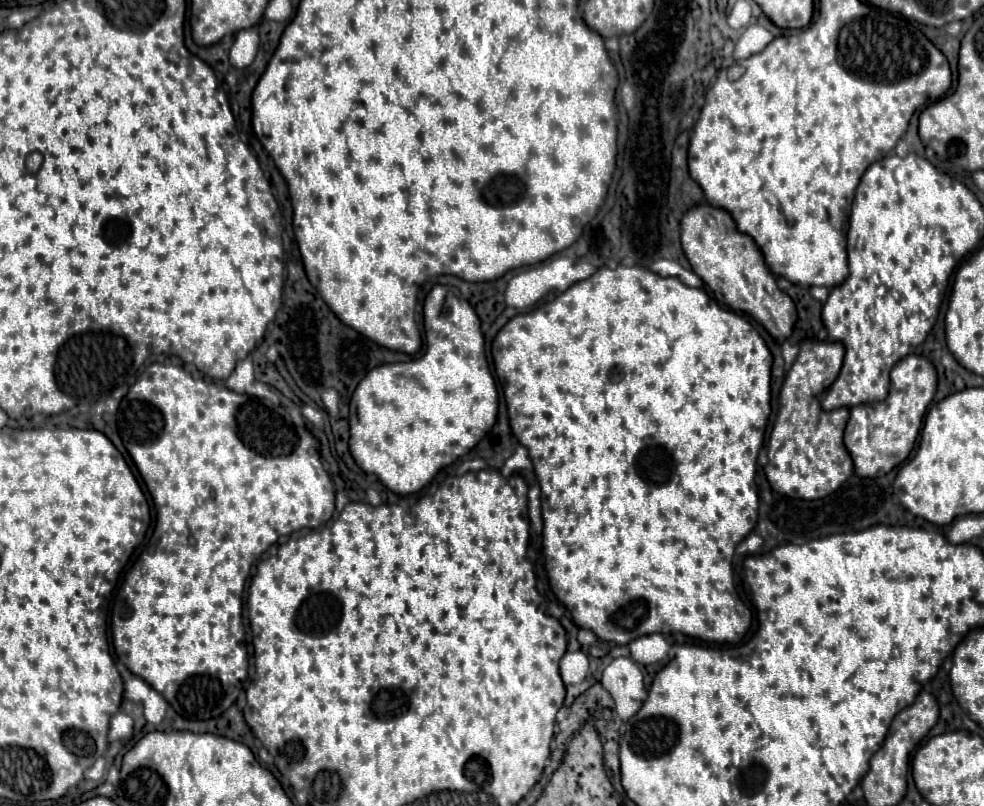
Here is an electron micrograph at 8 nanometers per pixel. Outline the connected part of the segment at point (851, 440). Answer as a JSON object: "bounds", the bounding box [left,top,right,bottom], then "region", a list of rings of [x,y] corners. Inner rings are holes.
{"bounds":[844,354,938,476],"region":[[[910,354],[892,368],[890,392],[886,400],[874,404],[858,404],[850,408],[844,442],[854,460],[854,470],[858,476],[884,476],[910,456],[920,434],[928,404],[936,394],[936,386],[938,376],[934,364],[920,354]]]}

